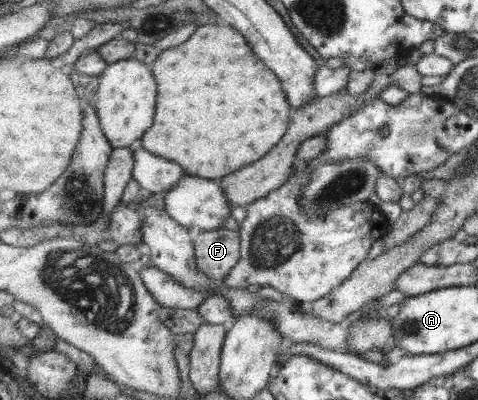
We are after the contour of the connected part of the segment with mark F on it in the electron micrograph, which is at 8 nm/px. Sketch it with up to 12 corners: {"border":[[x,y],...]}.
{"border":[[193,233],[197,265],[225,280],[240,262],[240,234]]}

